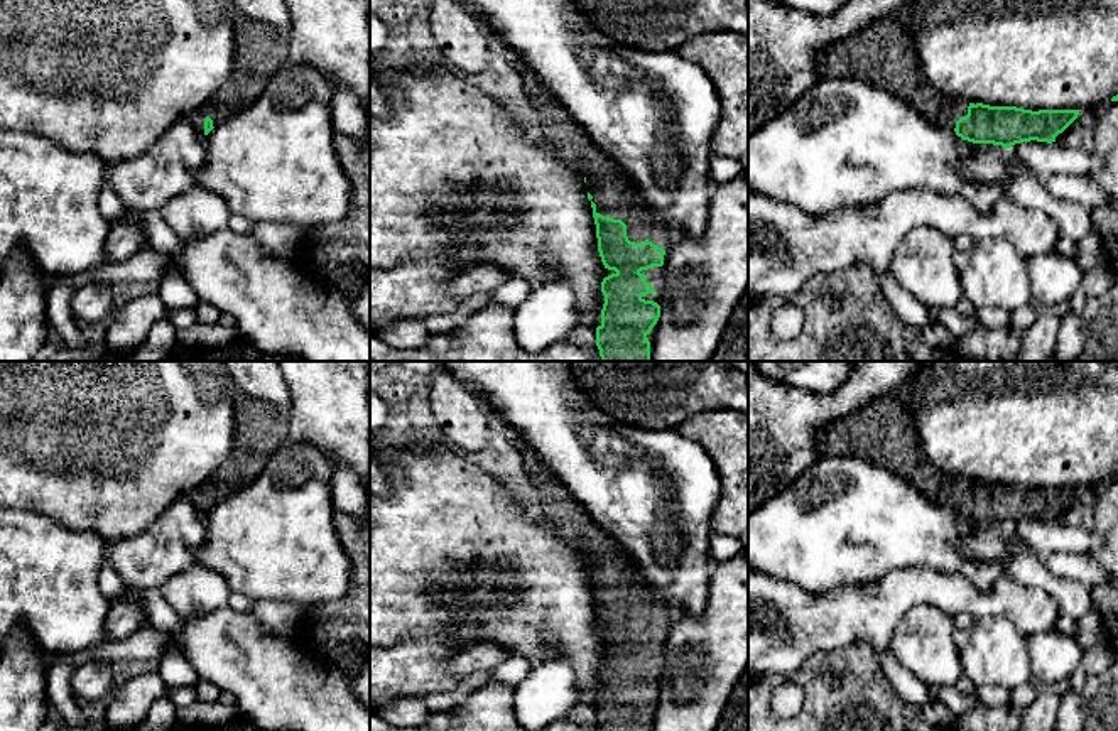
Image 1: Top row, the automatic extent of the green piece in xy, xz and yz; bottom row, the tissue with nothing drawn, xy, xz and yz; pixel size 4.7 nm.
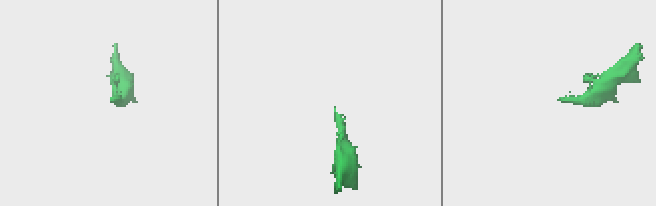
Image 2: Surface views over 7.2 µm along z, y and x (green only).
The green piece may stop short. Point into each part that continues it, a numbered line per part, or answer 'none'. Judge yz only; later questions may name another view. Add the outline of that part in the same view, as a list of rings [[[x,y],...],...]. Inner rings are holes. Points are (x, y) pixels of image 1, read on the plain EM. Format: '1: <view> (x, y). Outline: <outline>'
1: yz (882, 433). Outline: [[[895,395],[875,398],[828,424],[819,430],[814,447],[817,458],[853,456],[887,468],[931,501],[951,508],[968,493],[968,479],[944,473],[925,458],[912,415]]]

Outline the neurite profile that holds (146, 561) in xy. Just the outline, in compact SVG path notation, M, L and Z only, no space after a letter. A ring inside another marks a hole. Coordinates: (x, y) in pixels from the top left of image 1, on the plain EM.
M186 496L172 501L149 528L120 539L108 547L108 562L123 579L130 591L159 591L160 586L177 572L196 562L194 550L206 539L206 520Z

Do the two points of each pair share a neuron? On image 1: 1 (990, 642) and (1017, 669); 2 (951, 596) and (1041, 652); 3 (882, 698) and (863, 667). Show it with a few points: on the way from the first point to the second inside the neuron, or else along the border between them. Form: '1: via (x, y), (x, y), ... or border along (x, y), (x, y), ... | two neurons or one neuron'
1: via (997, 649), (1010, 662) | one neuron
2: border along (1052, 630), (1032, 633), (1027, 638) | two neurons
3: via (875, 691), (863, 679), (863, 674) | one neuron

